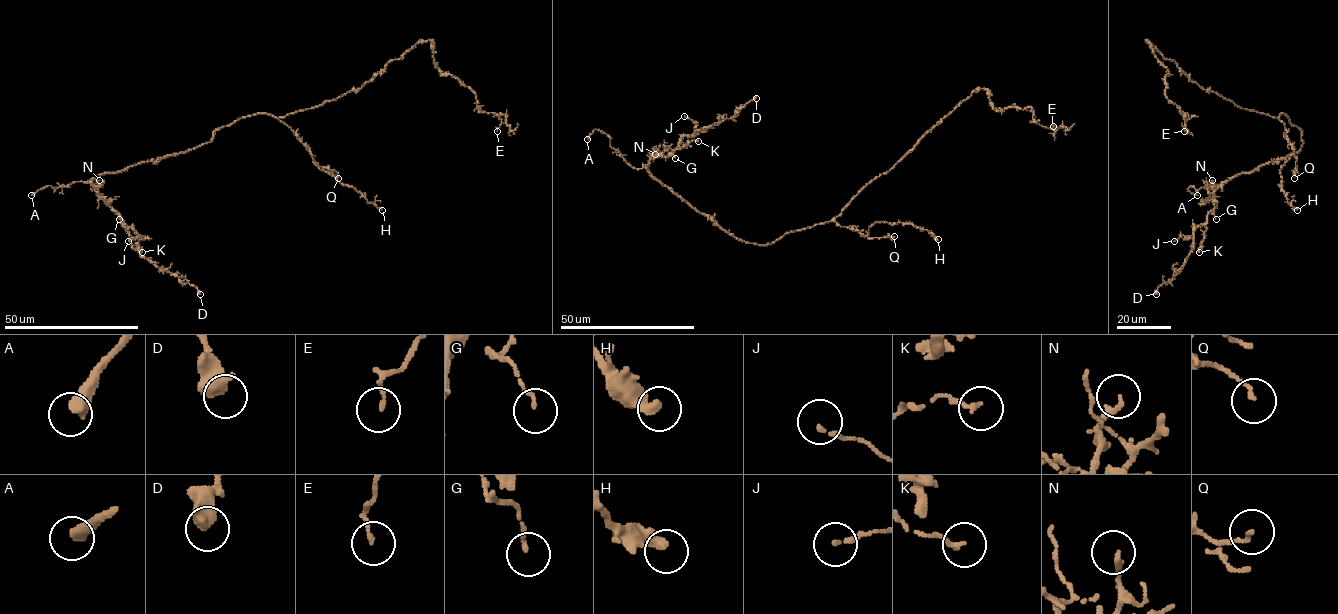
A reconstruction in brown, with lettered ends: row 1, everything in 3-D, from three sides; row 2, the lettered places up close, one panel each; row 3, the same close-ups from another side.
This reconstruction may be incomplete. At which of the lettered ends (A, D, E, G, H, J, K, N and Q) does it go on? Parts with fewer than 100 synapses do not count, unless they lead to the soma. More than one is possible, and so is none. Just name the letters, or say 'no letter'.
A

